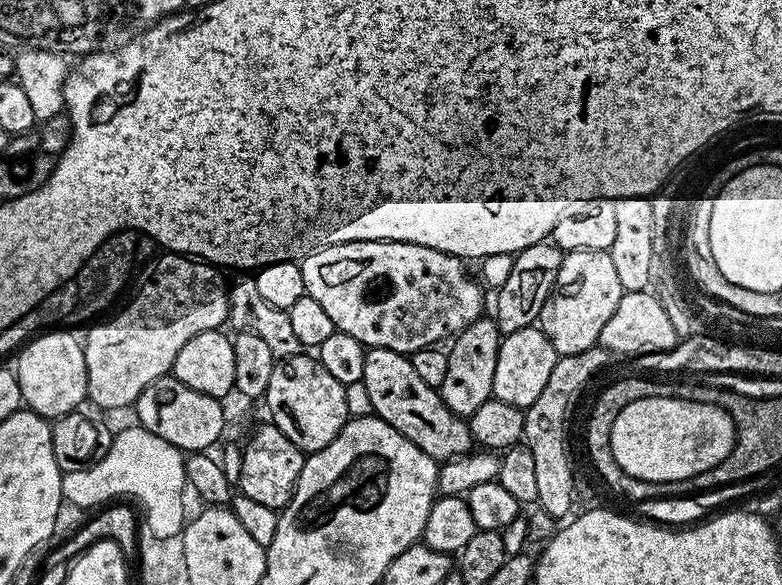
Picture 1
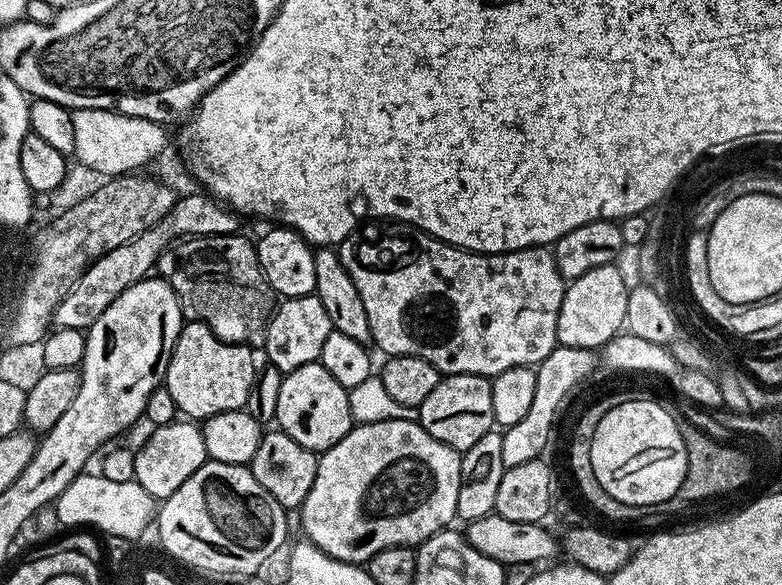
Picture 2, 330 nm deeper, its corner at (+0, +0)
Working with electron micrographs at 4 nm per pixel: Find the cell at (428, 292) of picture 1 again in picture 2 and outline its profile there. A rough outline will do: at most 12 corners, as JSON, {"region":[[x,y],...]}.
{"region":[[399,222],[338,246],[388,356],[539,366],[547,247],[467,252]]}

